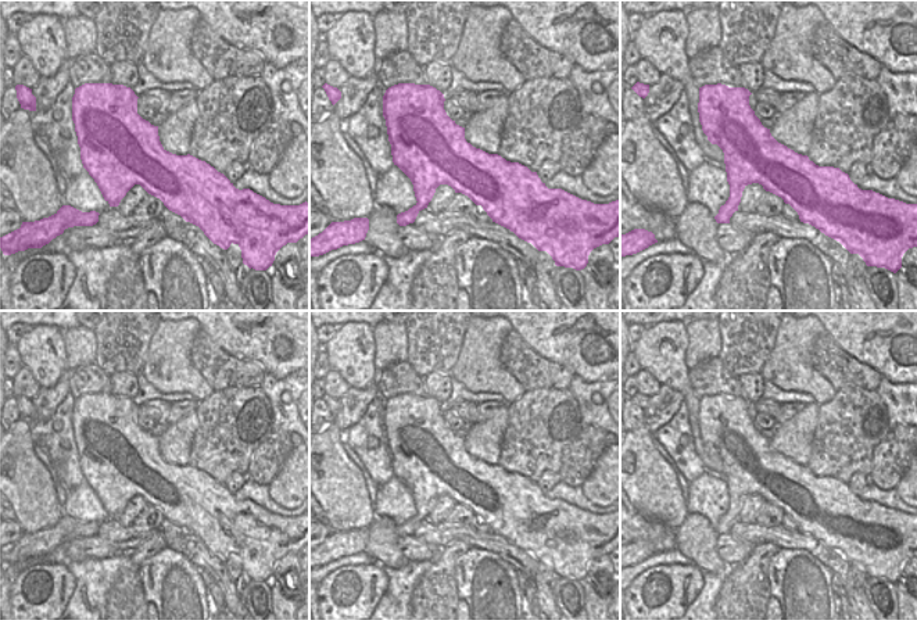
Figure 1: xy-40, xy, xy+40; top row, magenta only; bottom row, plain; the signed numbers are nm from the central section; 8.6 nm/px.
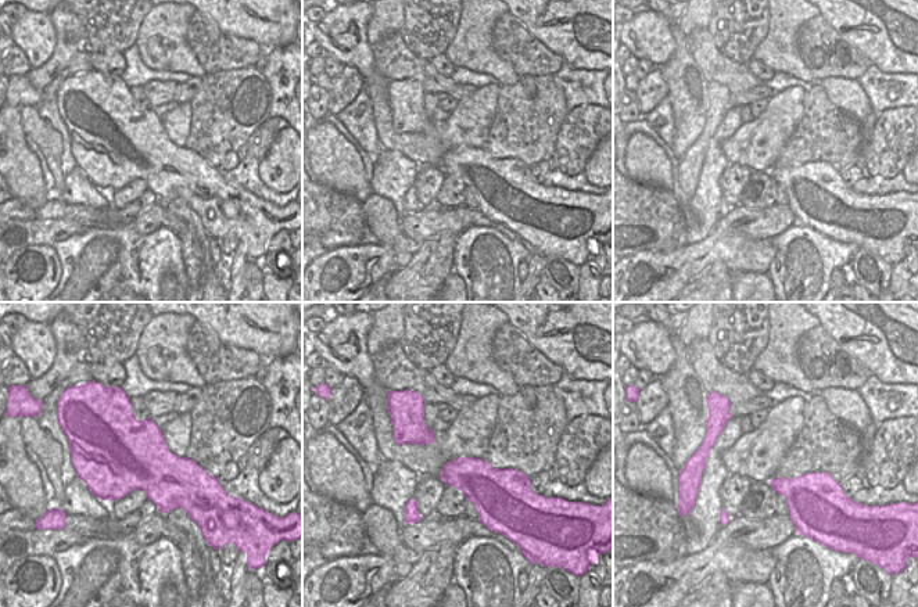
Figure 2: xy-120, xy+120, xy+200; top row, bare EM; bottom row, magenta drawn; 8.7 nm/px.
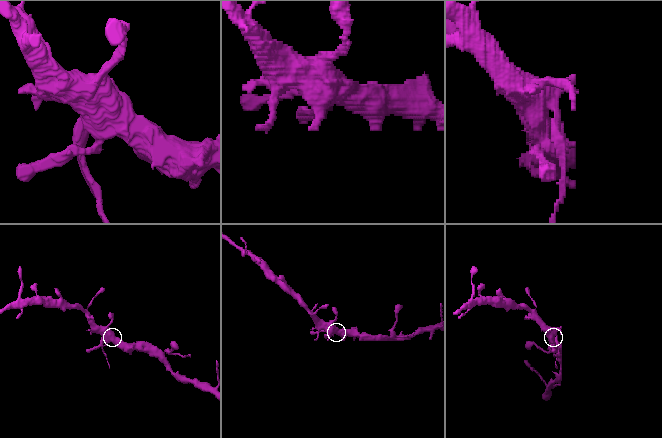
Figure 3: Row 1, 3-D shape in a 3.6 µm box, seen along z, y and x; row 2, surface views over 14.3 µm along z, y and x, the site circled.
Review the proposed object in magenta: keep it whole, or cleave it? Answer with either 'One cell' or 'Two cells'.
Two cells.

